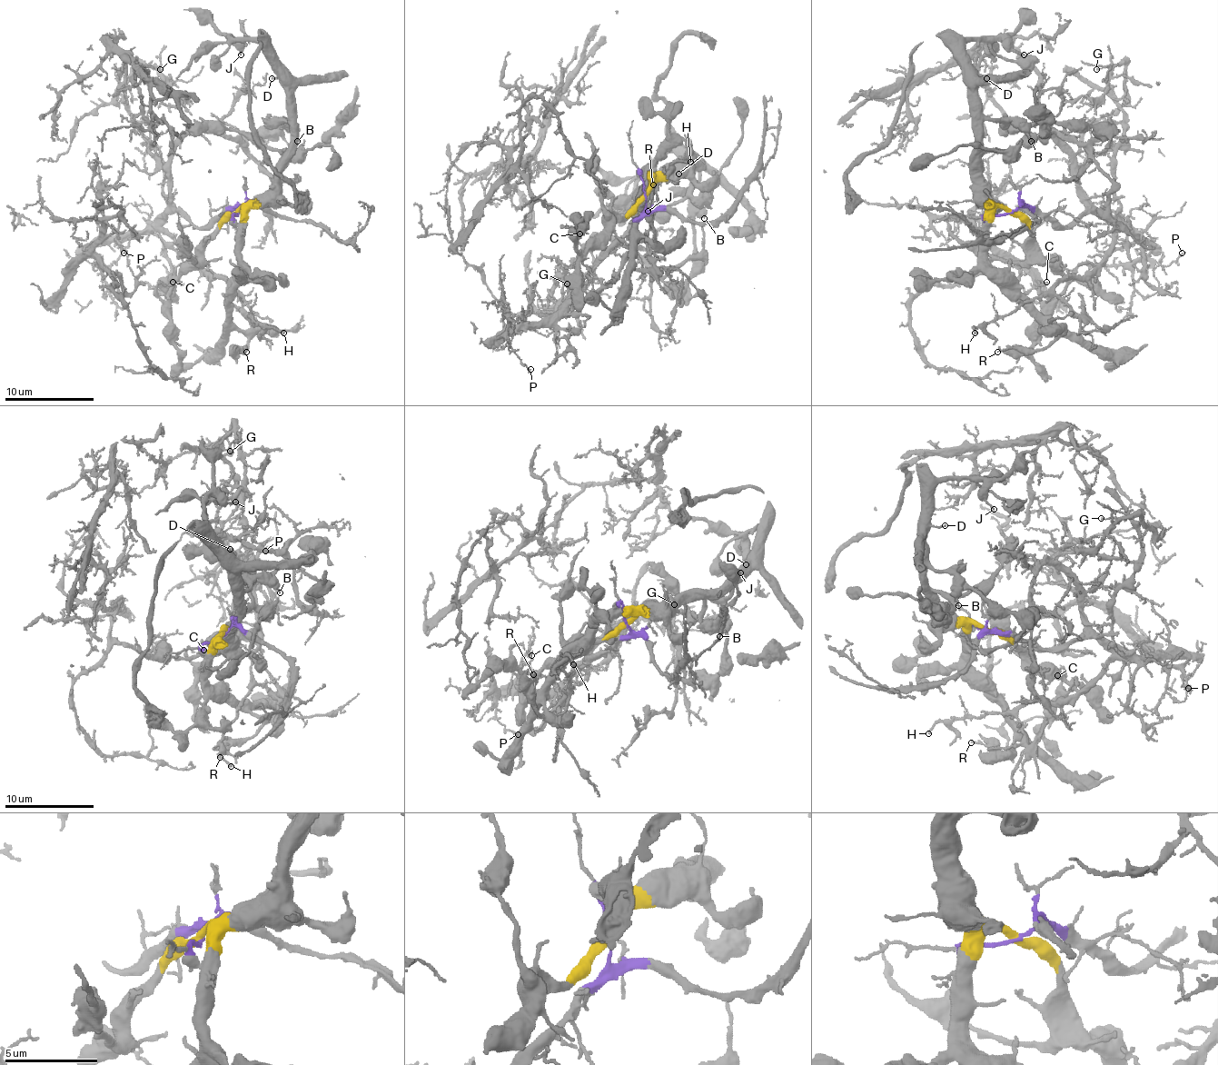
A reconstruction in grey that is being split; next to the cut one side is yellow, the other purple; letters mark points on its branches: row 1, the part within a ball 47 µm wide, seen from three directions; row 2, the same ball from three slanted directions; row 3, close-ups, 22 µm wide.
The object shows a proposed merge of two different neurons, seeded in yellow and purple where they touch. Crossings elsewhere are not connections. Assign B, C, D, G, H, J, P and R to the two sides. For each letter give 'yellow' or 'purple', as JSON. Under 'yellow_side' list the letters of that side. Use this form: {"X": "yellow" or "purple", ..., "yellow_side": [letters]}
{"B": "yellow", "C": "yellow", "D": "yellow", "G": "purple", "H": "purple", "J": "yellow", "P": "purple", "R": "yellow", "yellow_side": ["B", "C", "D", "J", "R"]}

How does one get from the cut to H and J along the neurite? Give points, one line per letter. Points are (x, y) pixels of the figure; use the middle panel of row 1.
H: (645, 196), (645, 213), (569, 298), (587, 298), (613, 276), (651, 225), (660, 178), (678, 161), (691, 163)
J: (645, 196), (658, 181), (682, 167), (698, 165), (676, 152), (660, 154), (636, 185), (647, 201), (647, 212)

